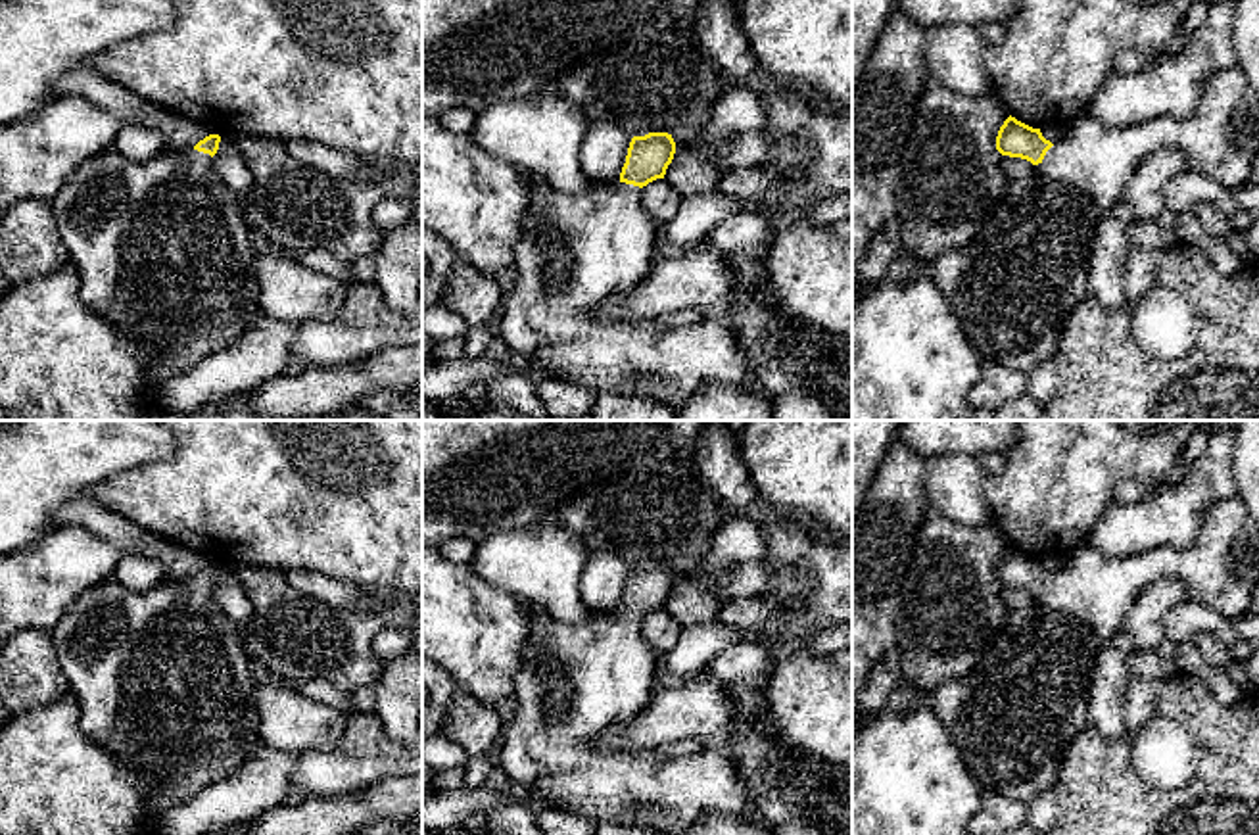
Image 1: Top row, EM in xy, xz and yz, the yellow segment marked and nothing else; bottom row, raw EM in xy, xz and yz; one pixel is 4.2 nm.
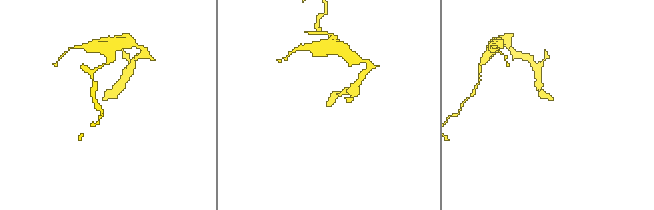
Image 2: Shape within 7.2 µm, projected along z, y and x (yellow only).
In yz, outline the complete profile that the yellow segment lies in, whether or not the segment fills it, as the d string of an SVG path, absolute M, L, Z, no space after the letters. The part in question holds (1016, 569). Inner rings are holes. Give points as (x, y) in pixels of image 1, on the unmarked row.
M1236 493L1217 501L1201 522L1192 547L1153 547L1130 557L1107 557L1082 543L1067 557L1056 574L1046 570L1040 559L1033 559L1015 547L1008 547L998 561L996 580L1002 585L1021 587L1034 595L1025 608L1010 608L1008 622L986 647L979 666L963 678L946 681L931 693L933 706L954 737L962 760L983 791L1021 800L1027 806L1044 791L1054 791L1063 758L1079 733L1090 726L1088 685L1100 651L1111 643L1134 599L1159 578L1178 578L1196 603L1217 610L1221 616L1238 620L1253 605L1259 585L1259 528Z

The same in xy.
M209 564L200 570L192 580L165 578L155 587L146 591L132 591L121 585L113 576L107 576L100 584L83 591L67 607L67 610L61 614L61 618L50 632L59 670L65 676L69 689L79 704L79 726L83 733L102 745L104 749L107 749L119 762L129 764L150 783L150 806L154 810L175 808L177 804L188 802L211 785L234 777L265 747L259 735L259 712L255 703L255 689L261 672L255 668L255 664L246 653L242 630L213 599L213 585L219 580L219 572L219 564Z

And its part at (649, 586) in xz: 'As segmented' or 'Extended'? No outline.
Extended

